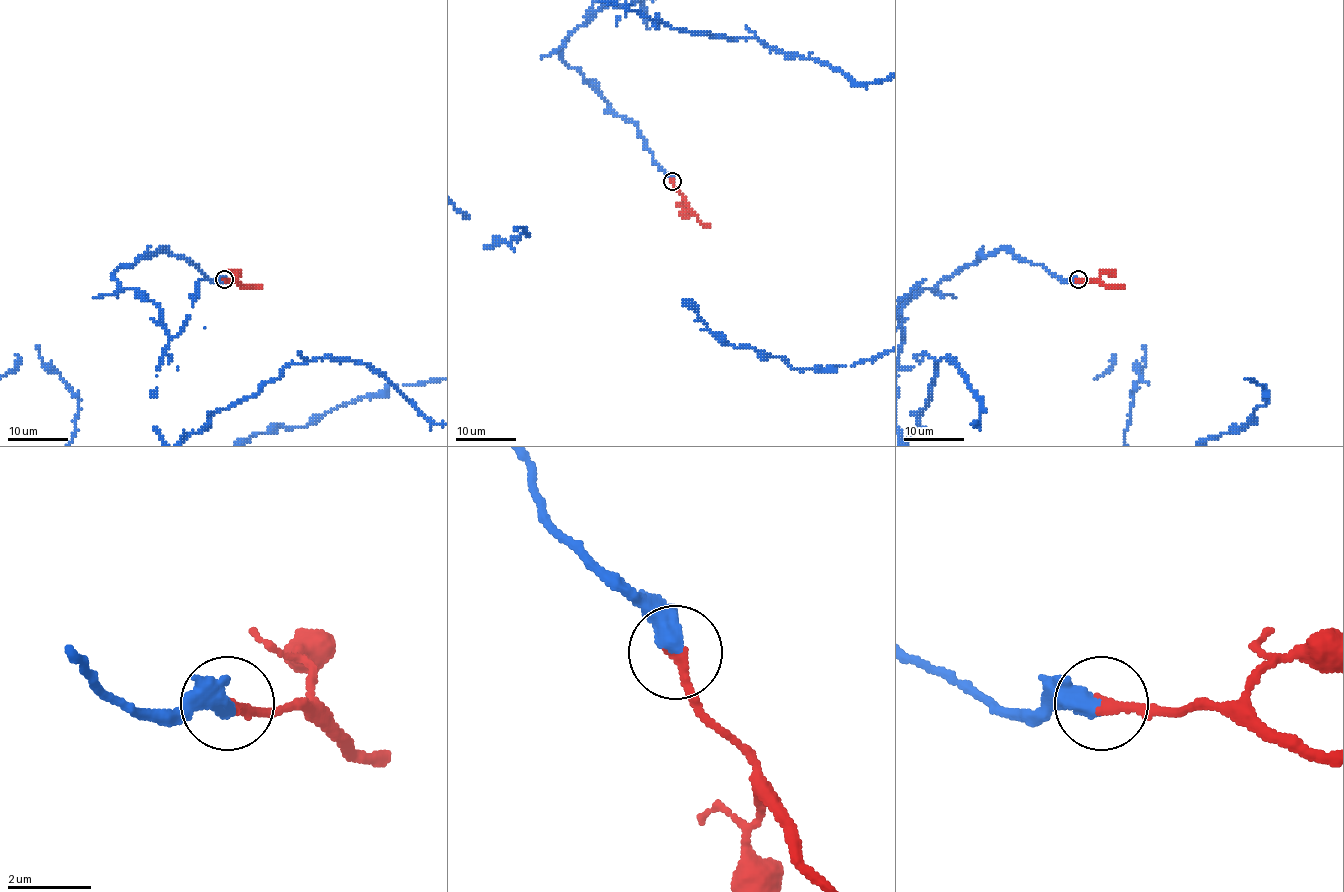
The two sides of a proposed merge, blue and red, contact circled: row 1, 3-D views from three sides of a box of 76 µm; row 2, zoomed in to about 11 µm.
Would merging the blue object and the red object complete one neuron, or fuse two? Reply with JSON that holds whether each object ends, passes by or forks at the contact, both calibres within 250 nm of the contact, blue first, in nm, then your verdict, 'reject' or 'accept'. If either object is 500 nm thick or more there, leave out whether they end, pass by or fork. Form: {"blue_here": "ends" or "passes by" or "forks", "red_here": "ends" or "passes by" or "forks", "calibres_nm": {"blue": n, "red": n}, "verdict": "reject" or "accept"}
{"calibres_nm": {"blue": 500, "red": 240}, "verdict": "accept"}

